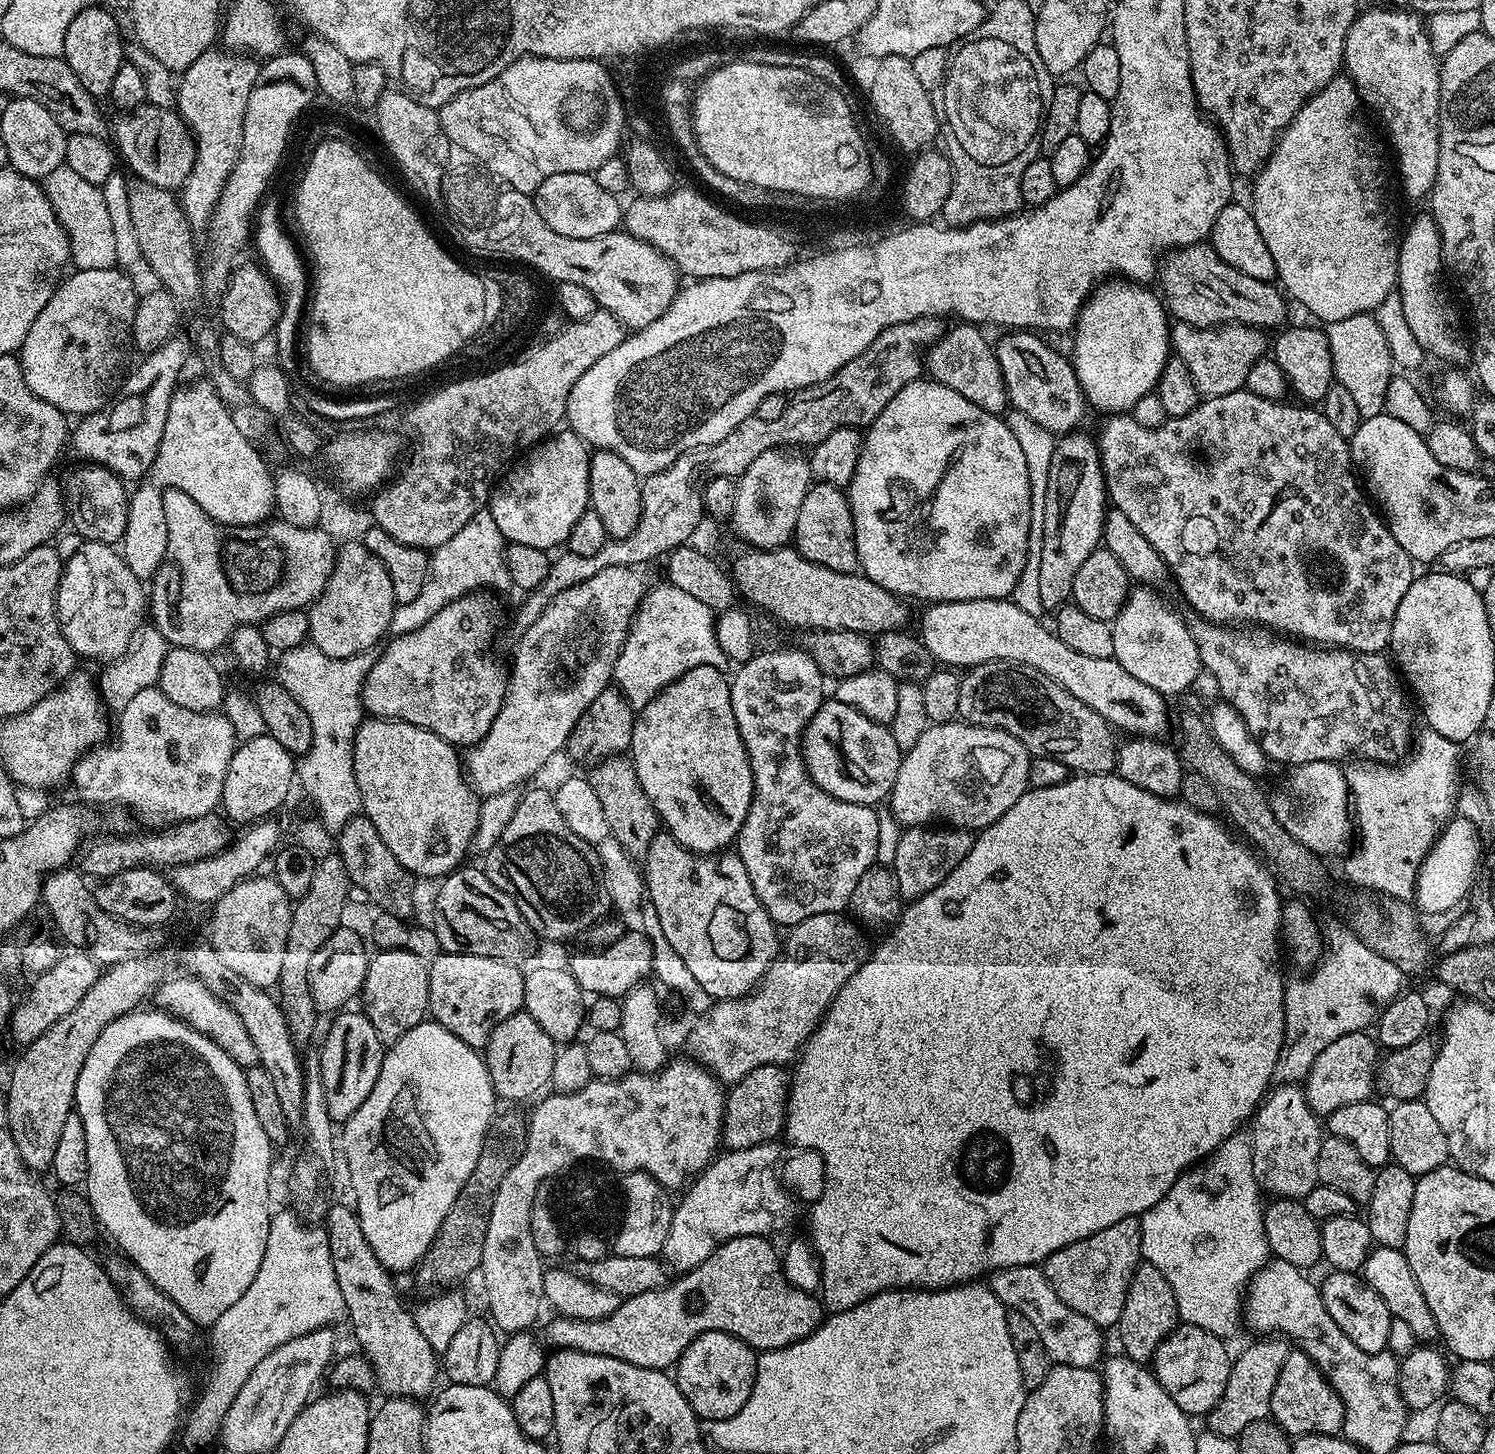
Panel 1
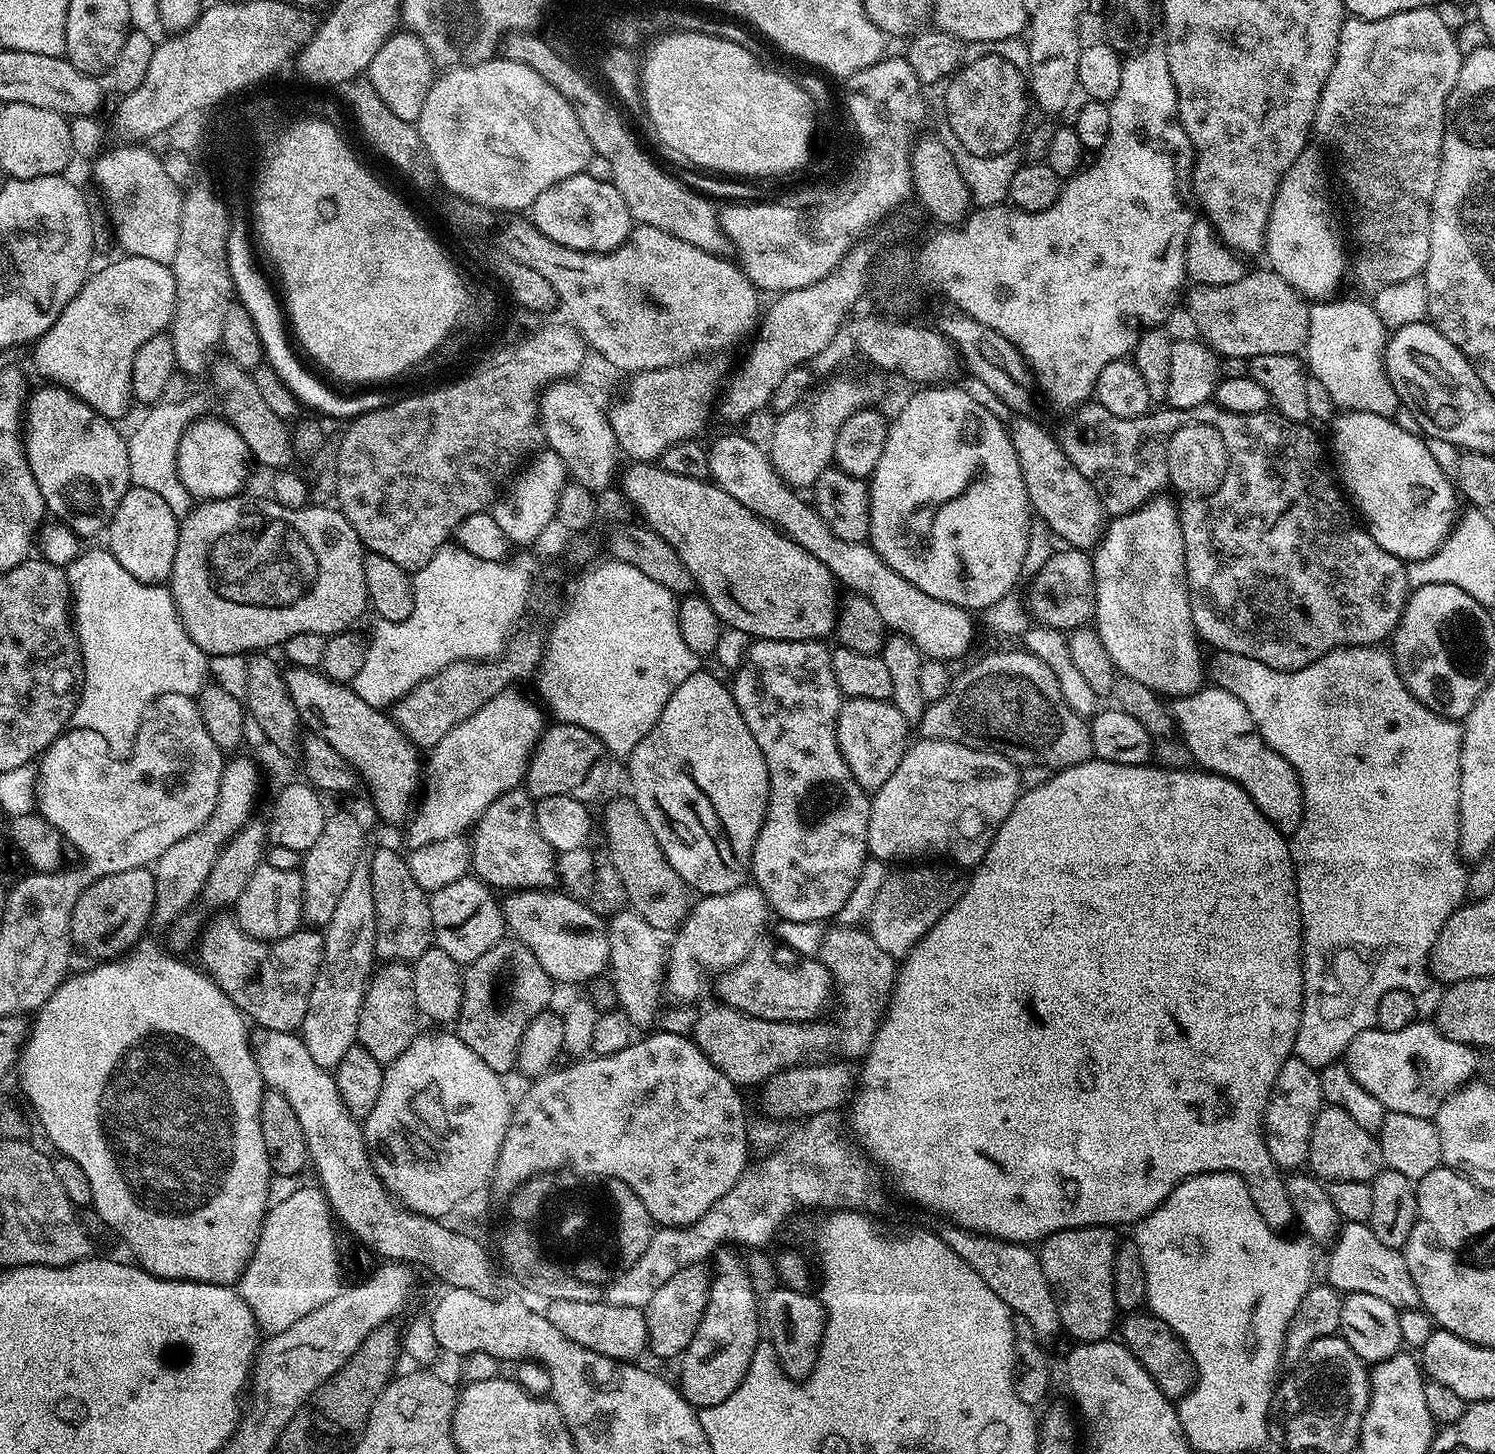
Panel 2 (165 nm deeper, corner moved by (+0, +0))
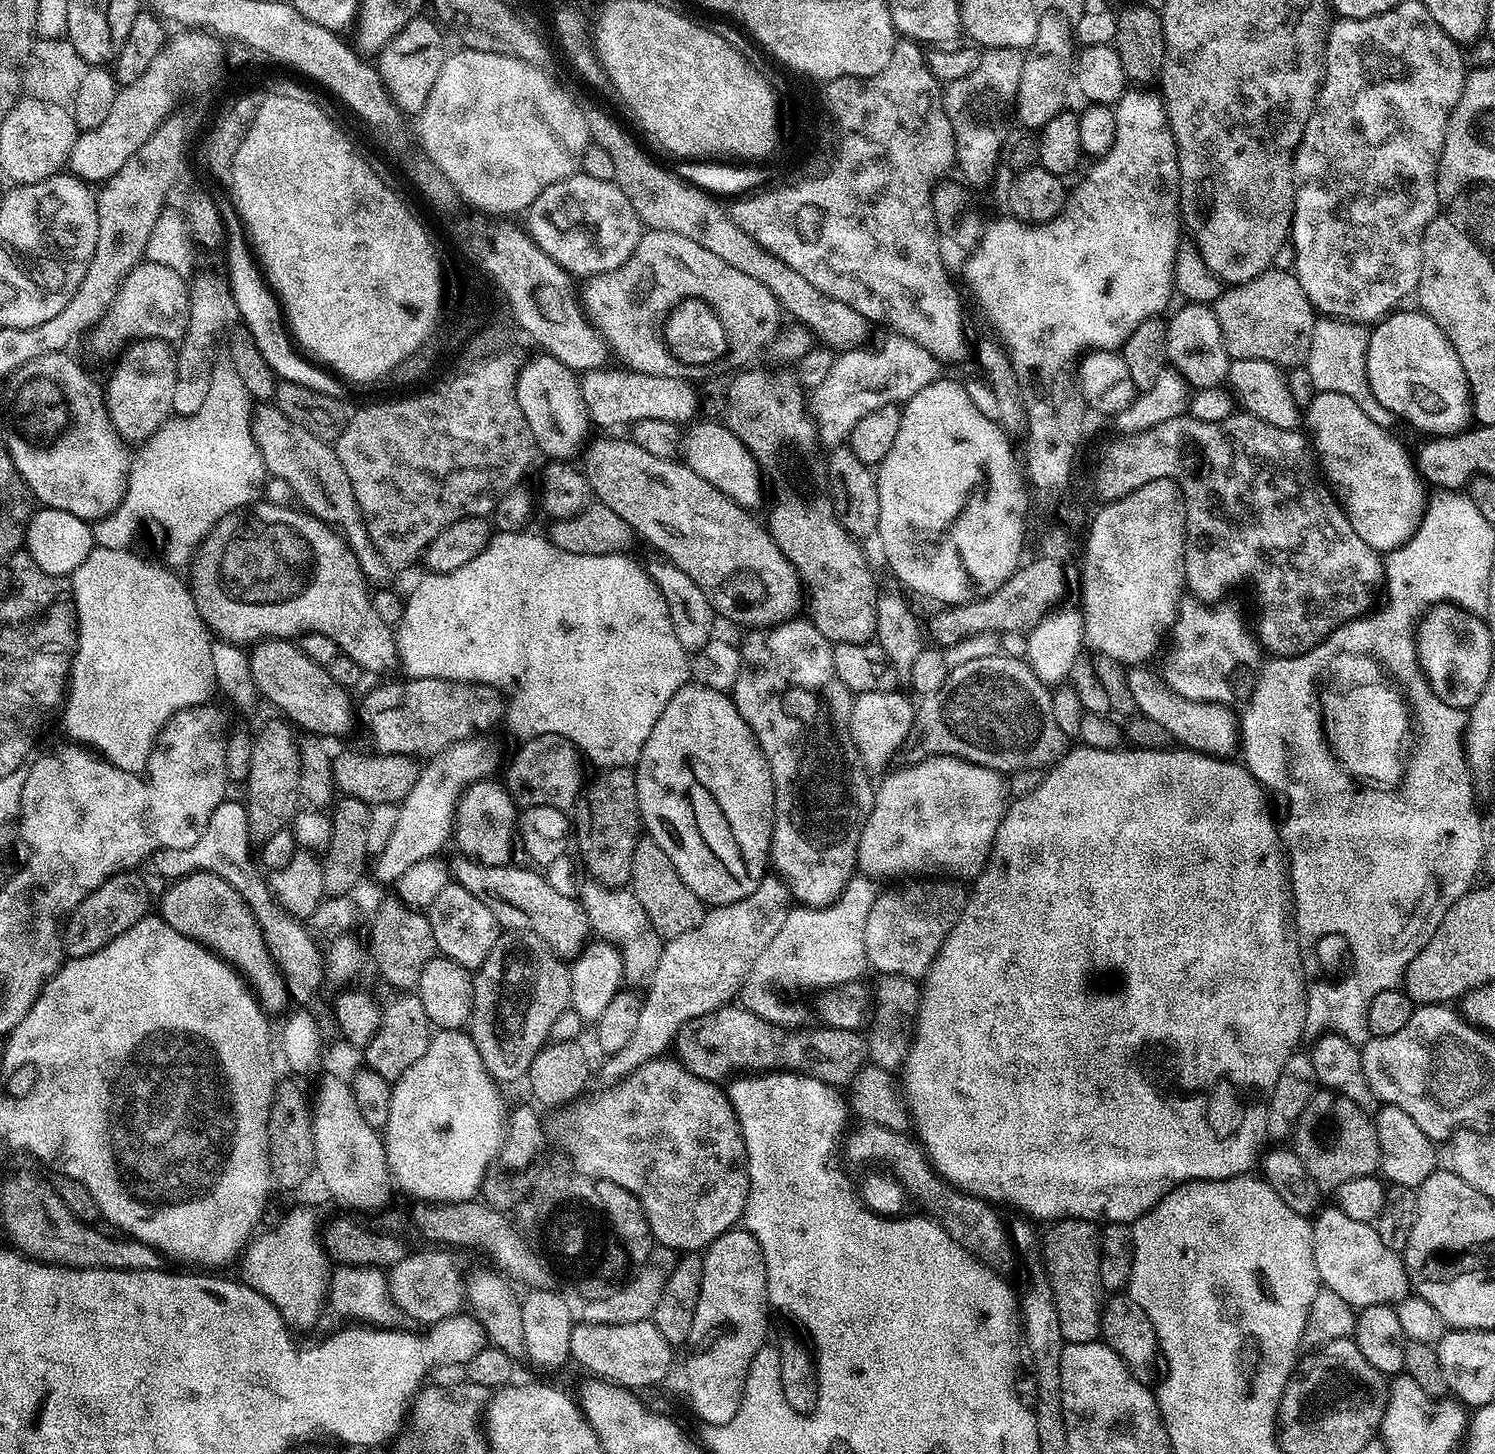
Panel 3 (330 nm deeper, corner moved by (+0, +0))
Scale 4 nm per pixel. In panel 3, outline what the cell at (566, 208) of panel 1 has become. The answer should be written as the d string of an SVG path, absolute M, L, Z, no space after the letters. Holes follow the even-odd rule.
M583 174L546 186L526 210L526 231L532 241L573 277L597 278L622 267L634 254L642 225L630 198L611 180Z

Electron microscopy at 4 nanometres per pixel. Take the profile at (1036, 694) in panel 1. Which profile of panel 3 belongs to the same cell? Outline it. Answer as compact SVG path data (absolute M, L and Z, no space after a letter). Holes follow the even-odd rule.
M997 654L990 658L974 658L974 662L962 662L962 666L949 671L946 683L942 686L942 690L938 690L938 694L925 696L916 704L916 717L910 726L910 734L906 734L906 742L900 747L898 753L899 763L907 766L922 762L929 756L957 756L960 760L969 760L972 764L989 768L1001 774L1011 774L1027 768L1047 769L1055 764L1066 751L1066 737L1062 730L1058 728L1058 723L1055 722L1052 700L1053 693L1050 691L1049 685L1043 684L1038 678L1038 674L1034 674L1034 670L1029 666L1027 659Z

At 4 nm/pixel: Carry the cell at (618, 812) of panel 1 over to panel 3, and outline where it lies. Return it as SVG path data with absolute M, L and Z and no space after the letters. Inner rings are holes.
M642 838L634 850L634 866L630 890L642 902L642 910L646 910L646 918L650 918L650 926L667 942L678 938L678 934L686 934L686 930L694 930L702 921L706 905L703 900L682 882L678 870L674 870L674 862L666 858L666 850L662 850L651 838Z

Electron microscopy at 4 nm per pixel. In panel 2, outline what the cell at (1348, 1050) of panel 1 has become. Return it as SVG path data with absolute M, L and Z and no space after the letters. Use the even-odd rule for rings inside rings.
M1417 1022L1393 1032L1367 1028L1350 1042L1346 1063L1358 1086L1370 1090L1388 1112L1432 1118L1444 1099L1457 1088L1463 1088L1475 1075L1475 1055L1469 1045L1446 1038L1435 1023Z

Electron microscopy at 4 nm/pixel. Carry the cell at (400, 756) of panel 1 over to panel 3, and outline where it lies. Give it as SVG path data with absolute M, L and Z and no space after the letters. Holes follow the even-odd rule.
M275 638L263 639L251 645L248 661L250 662L250 674L254 674L257 693L263 699L265 696L280 711L277 713L287 717L297 729L303 730L305 728L308 731L306 733L317 736L340 738L343 737L343 732L351 726L352 720L354 724L354 700L352 704L351 698L348 697L351 696L349 689L338 686L338 682L334 682L334 678L330 678L325 665L306 658L306 654L300 649L299 643Z

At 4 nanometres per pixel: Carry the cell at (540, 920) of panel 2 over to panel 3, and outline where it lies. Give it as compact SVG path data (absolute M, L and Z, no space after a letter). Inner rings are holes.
M456 854L450 860L450 876L460 884L482 906L490 906L490 914L499 922L504 930L523 930L538 934L542 942L551 946L562 958L575 958L580 955L584 945L589 943L590 929L588 919L582 910L579 899L558 894L554 886L550 886L547 875L540 876L531 867L516 868L515 863L502 866L486 866L463 854Z

